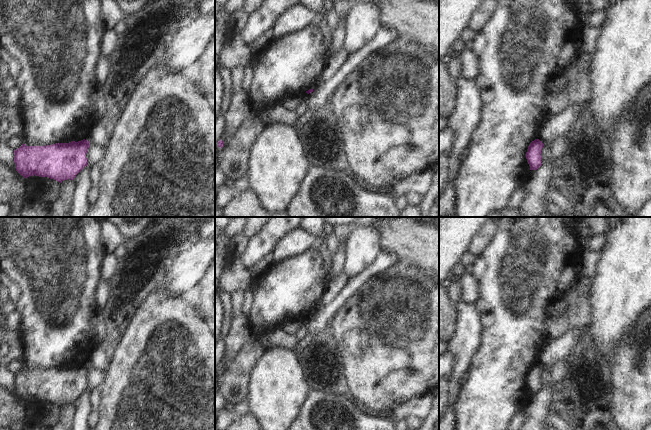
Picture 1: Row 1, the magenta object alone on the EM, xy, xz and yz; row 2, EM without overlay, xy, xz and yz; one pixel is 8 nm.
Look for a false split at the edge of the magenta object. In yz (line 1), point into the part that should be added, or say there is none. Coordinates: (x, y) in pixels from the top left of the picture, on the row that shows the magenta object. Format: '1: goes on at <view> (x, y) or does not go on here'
1: does not go on here

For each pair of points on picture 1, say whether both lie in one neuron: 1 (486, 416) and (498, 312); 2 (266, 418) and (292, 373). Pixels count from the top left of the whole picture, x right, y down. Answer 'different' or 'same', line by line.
1: same
2: same

